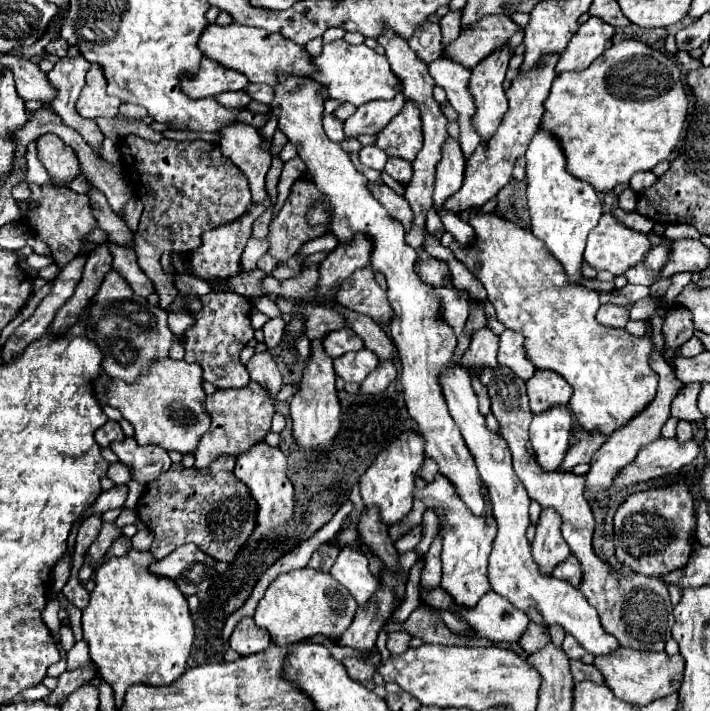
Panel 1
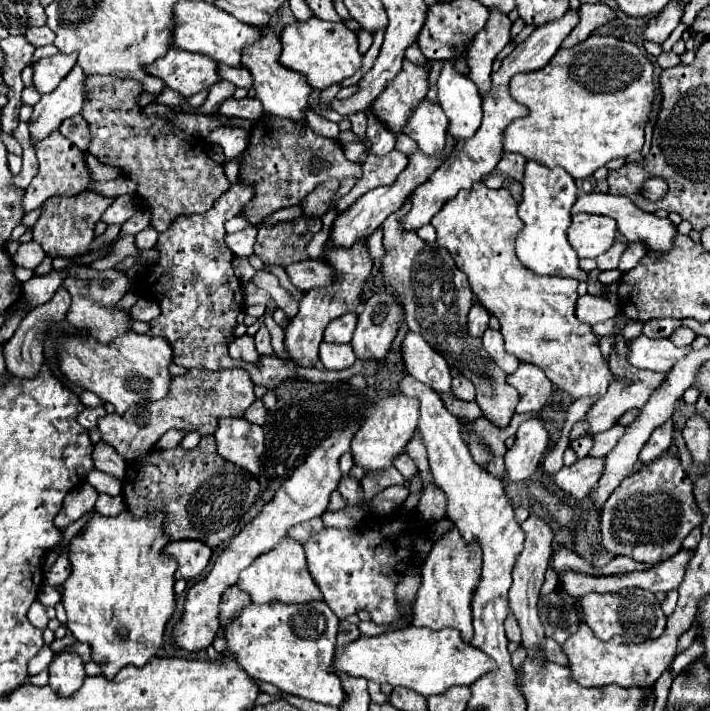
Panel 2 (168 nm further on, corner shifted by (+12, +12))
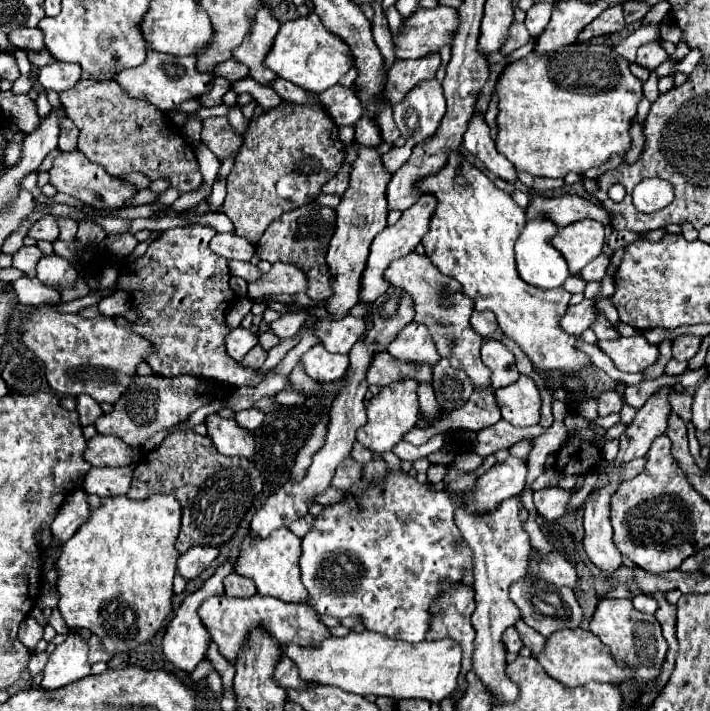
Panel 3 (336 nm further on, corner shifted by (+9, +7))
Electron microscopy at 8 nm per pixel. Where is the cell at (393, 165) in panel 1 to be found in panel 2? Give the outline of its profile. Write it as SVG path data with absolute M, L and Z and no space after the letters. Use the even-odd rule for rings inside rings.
M368 116L368 140L372 142L370 152L376 156L386 156L388 152L394 150L396 144L396 136L392 136L392 132L388 132L388 128L384 128L382 124L376 124L372 120L372 116Z

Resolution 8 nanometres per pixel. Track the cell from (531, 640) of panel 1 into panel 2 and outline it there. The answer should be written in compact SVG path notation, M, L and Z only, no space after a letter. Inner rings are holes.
M508 614L504 626L506 626L506 638L508 638L510 642L520 644L520 626L518 626L518 622L516 622L516 618L514 618L512 614Z

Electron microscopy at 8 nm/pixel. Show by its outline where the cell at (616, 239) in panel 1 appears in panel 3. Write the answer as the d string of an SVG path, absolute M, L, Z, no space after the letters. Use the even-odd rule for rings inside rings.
M583 219L559 227L557 235L553 235L549 241L559 253L563 253L563 259L569 265L569 273L575 275L579 273L579 269L583 269L583 265L587 265L601 253L605 231L599 221Z

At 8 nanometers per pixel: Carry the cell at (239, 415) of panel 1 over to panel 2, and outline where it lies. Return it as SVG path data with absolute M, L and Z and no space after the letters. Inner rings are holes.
M242 368L232 370L188 370L182 376L176 376L170 386L170 396L152 404L142 404L130 408L124 416L108 414L100 420L98 430L102 440L110 444L126 462L138 460L142 454L150 452L152 446L160 440L160 436L172 428L182 432L200 432L202 436L214 434L218 420L224 416L244 416L244 412L256 402L254 382L250 374ZM154 404L162 404L162 408L154 408Z

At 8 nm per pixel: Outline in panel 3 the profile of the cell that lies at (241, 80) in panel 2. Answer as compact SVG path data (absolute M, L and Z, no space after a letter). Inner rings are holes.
M229 59L229 61L225 61L225 63L219 63L217 67L215 67L215 71L213 71L217 77L225 77L227 81L239 81L239 79L243 79L243 77L247 77L249 73L247 73L247 67L243 65L243 63L239 63L239 61L235 61L235 59Z

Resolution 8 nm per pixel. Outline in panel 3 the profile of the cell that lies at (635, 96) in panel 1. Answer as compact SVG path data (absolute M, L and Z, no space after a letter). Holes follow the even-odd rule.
M573 43L557 49L553 55L529 53L527 57L509 63L497 85L497 139L495 147L505 155L517 171L527 171L535 177L565 177L567 173L585 173L591 167L603 165L615 153L627 153L631 147L629 127L637 113L637 103L643 97L641 81L631 75L627 61L619 61L611 47Z

